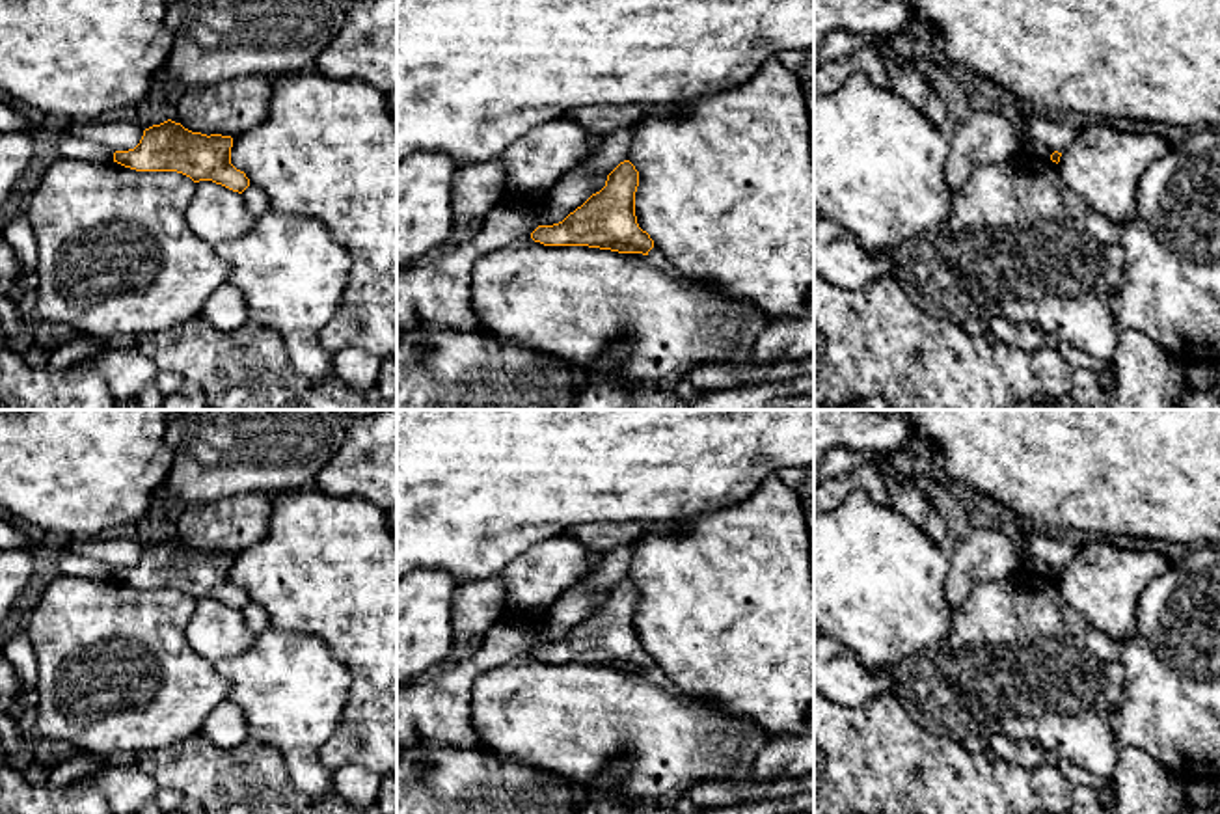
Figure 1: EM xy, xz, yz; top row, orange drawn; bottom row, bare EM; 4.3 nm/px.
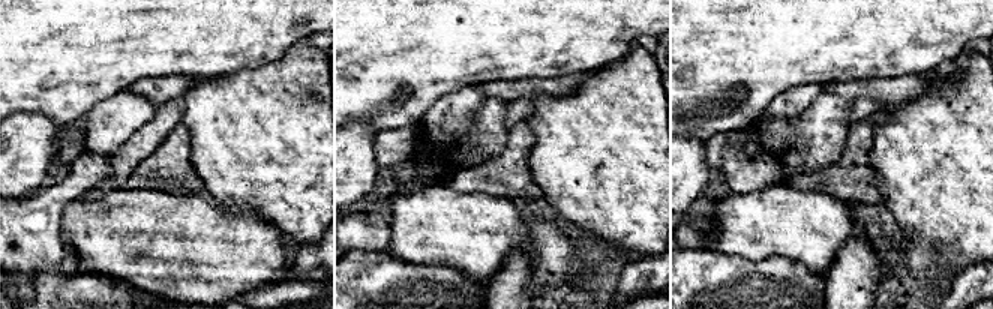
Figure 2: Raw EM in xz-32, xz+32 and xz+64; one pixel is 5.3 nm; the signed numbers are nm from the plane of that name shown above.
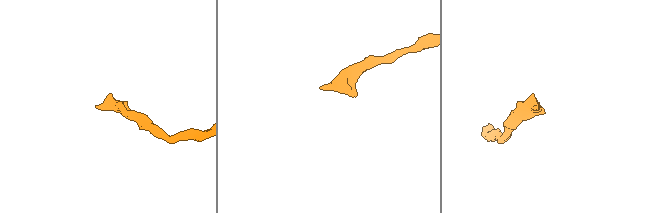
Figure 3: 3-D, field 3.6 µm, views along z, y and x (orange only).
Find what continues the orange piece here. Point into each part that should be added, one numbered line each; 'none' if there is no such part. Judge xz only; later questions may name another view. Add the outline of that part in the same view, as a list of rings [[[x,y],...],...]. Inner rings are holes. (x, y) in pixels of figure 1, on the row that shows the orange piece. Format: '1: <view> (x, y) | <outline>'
none

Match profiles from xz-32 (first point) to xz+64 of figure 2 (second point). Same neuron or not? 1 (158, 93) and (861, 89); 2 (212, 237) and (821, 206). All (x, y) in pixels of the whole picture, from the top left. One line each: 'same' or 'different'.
1: same
2: same

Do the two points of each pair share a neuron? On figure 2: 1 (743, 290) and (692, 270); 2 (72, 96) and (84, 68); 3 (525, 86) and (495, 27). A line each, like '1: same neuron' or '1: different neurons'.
1: same neuron
2: same neuron
3: different neurons

